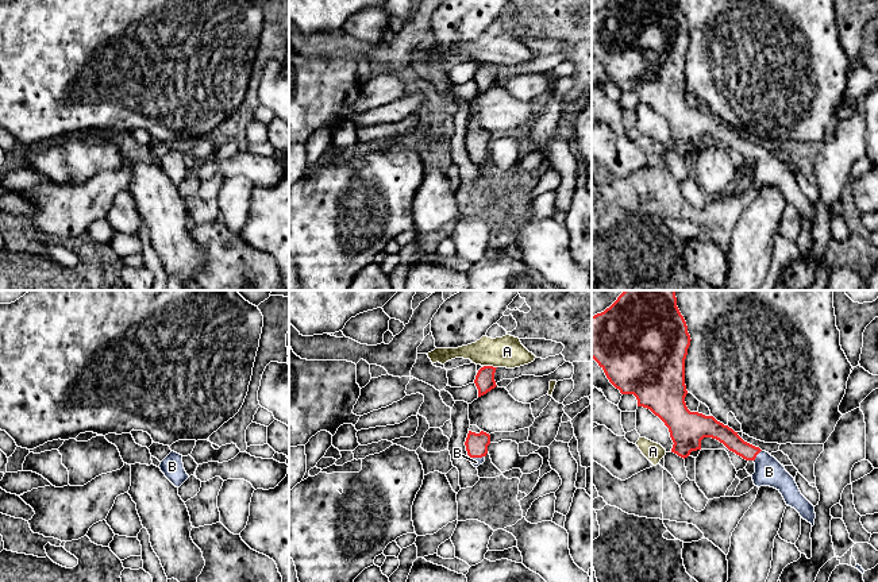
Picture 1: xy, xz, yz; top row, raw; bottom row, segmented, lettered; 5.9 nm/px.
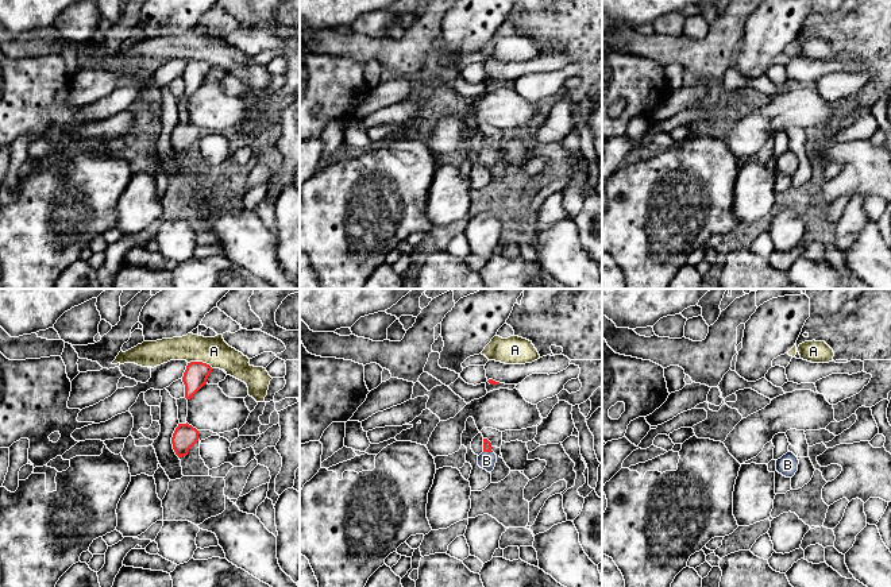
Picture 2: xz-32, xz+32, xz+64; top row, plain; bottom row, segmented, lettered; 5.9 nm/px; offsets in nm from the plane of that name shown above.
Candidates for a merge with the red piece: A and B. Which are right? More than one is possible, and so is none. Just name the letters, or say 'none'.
B

